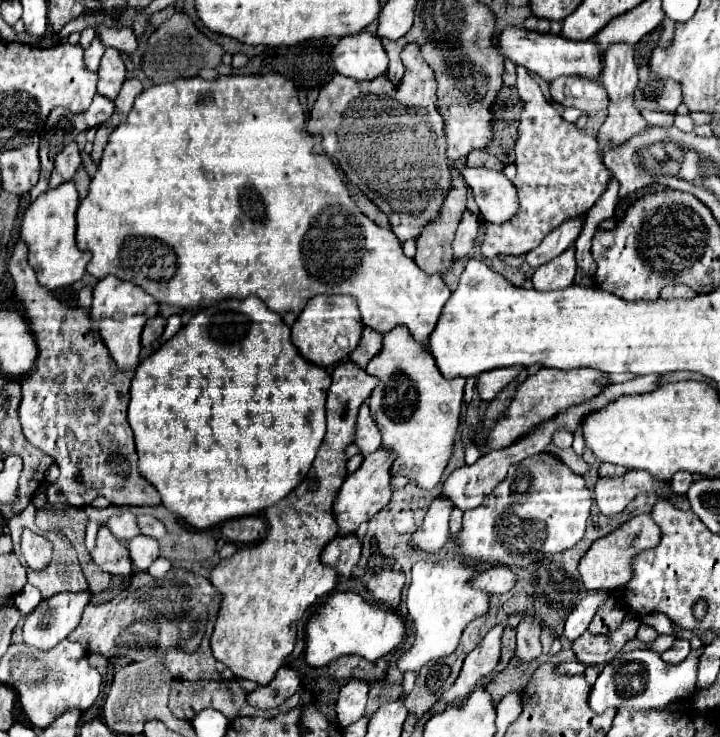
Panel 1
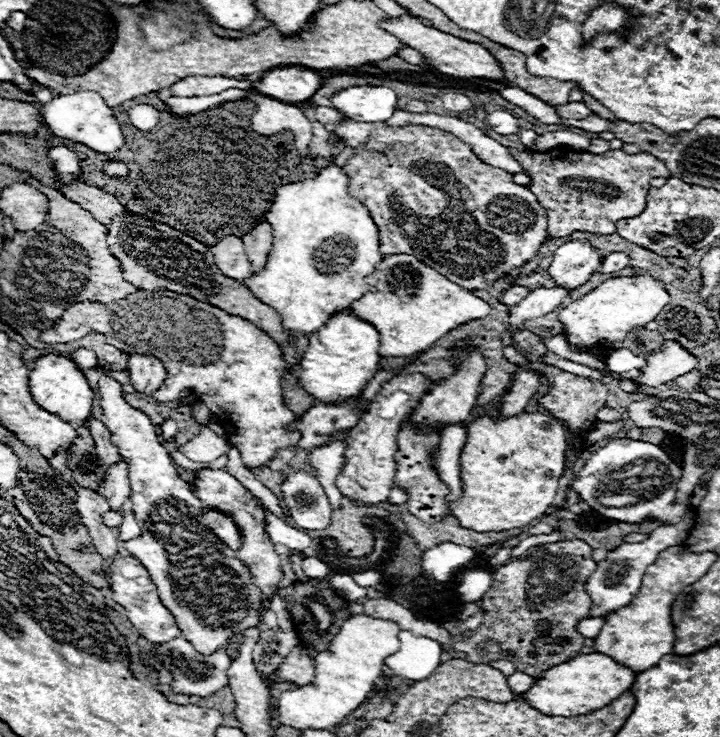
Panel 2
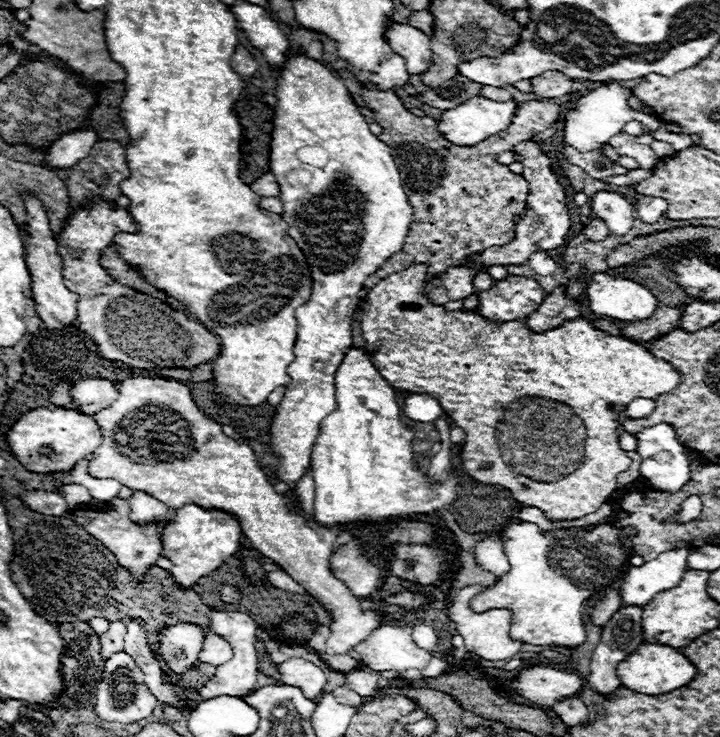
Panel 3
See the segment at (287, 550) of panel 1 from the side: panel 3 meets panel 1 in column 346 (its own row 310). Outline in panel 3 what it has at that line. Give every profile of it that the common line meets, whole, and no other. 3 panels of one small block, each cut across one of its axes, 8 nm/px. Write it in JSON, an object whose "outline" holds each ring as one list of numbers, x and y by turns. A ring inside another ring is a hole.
{"outline":[[418,264,418,266,412,266,412,268,406,268,406,270,404,270,404,272,396,272,396,274,390,274,390,276,388,276,388,278,384,278,384,280,380,280,380,282,378,282,378,284,376,284,376,286,374,286,374,288,372,288,372,290,370,290,370,292,368,292,368,296,366,296,366,300,364,300,364,306,362,306,362,310,360,310,360,314,358,314,358,318,360,318,360,334,362,334,362,338,364,338,364,344,366,344,366,346,364,346,364,348,366,348,366,350,368,350,368,352,370,352,370,354,372,354,372,358,374,358,374,366,376,366,376,368,378,368,378,372,380,372,380,374,382,374,382,378,384,378,384,380,388,380,388,382,390,382,390,386,394,386,394,388,398,388,398,390,408,390,408,392,414,392,414,394,430,394,430,396,434,396,434,398,436,398,436,400,438,400,438,402,440,402,440,404,442,404,442,408,444,408,444,412,446,412,446,414,448,414,448,416,450,416,450,418,452,418,452,420,454,420,454,424,456,424,456,426,458,426,458,428,462,428,462,430,464,430,464,434,466,434,466,438,464,438,464,444,462,444,462,472,464,472,464,474,468,474,468,476,470,476,470,478,474,478,474,480,476,480,476,482,482,482,482,484,504,484,504,488,508,488,508,490,510,490,510,492,512,492,512,496,516,496,516,500,518,500,518,502,520,502,520,504,522,504,522,506,534,506,534,508,540,508,540,510,542,510,542,512,544,512,544,514,546,514,546,518,550,518,550,520,576,520,576,518,582,518,582,516,586,516,586,514,592,514,592,512,596,512,596,510,598,510,598,508,600,508,600,506,602,506,602,504,604,504,604,502,606,502,606,500,608,500,608,496,610,496,610,494,612,494,612,492,614,492,614,490,616,490,616,474,620,474,620,472,624,472,624,470,628,470,628,466,630,466,630,464,632,464,632,460,630,460,630,458,628,458,628,456,626,456,626,452,624,452,624,450,620,450,620,446,618,446,618,434,616,434,616,428,618,428,618,416,620,416,620,412,622,412,622,410,624,410,624,408,626,408,626,406,628,406,628,402,632,402,632,400,634,400,634,398,642,398,642,396,660,396,660,394,664,394,664,392,670,392,670,390,672,390,672,388,676,388,676,384,678,384,678,382,680,382,680,374,678,374,678,372,676,372,676,370,674,370,674,368,670,368,670,366,668,366,668,364,664,364,664,360,656,360,656,358,654,358,654,356,652,356,652,354,650,354,650,352,648,352,648,350,646,350,646,348,644,348,644,346,640,346,640,344,634,344,634,342,630,342,630,340,626,340,626,338,620,338,620,336,610,336,610,334,606,334,606,332,602,332,602,330,596,330,596,328,594,328,594,326,592,326,592,324,590,324,590,322,588,322,588,320,586,320,586,318,574,318,574,320,568,320,568,322,564,322,564,324,562,324,562,326,560,326,560,328,554,328,554,330,548,330,548,332,542,332,542,334,530,334,530,332,528,332,528,328,526,328,526,324,524,324,524,320,516,320,516,322,512,322,512,324,492,324,492,322,490,322,490,320,484,320,484,318,482,318,482,316,480,316,480,314,478,314,478,312,476,312,476,310,472,310,472,312,462,312,462,310,458,310,458,312,446,312,446,310,444,310,444,308,442,308,442,306,434,306,434,304,428,304,428,300,426,300,426,298,424,298,424,296,422,296,422,288,424,288,424,284,426,284,426,282,428,282,428,280,426,280,426,268,424,268,424,264],[548,354,560,354,560,356,548,356],[544,358,546,358,546,360,544,360],[554,364,566,364,566,366,560,366,560,368,558,368,558,366,554,366],[544,398,550,398,550,400,544,400],[554,400,560,400,560,402,564,402,564,404,556,404,556,402,554,402],[566,404,568,404,568,406,570,406,570,408,568,408,568,406,566,406],[572,410,574,410,574,412,576,412,576,414,578,414,578,416,580,416,580,418,582,418,582,420,584,420,584,422,582,422,582,420,580,420,580,418,578,418,578,416,576,416,576,414,574,414,574,412,572,412],[500,420,502,420,502,422,500,422],[584,426,586,426,586,442,584,442],[496,432,498,432,498,434,496,434],[496,438,498,438,498,444,500,444,500,446,498,446,498,444,496,444],[582,448,584,448,584,460,582,460,582,458,580,458,580,450,582,450],[570,450,574,450,574,452,570,452],[502,452,504,452,504,460,502,460],[580,460,582,460,582,462,580,462],[504,462,506,462,506,464,504,464],[572,462,580,462,580,468,576,468,576,470,575,470,575,471,574,471,574,472,572,472,572,474,570,474,570,466,568,466,568,464,572,464],[538,464,542,464,542,466,544,466,544,470,538,470],[566,466,568,466,568,468,566,468],[510,468,512,468,512,470,514,470,514,472,512,472,512,470,510,470],[546,468,548,468,548,470,550,470,550,472,548,472,548,470,546,470],[552,470,556,470,556,472,552,472],[520,474,522,474,522,476,520,476],[568,474,570,474,570,475,568,475],[528,478,532,478,532,480,528,480],[562,478,564,478,564,480,562,480],[536,480,544,480,544,482,552,482,552,480,556,480,556,482,552,482,552,484,536,484]]}

